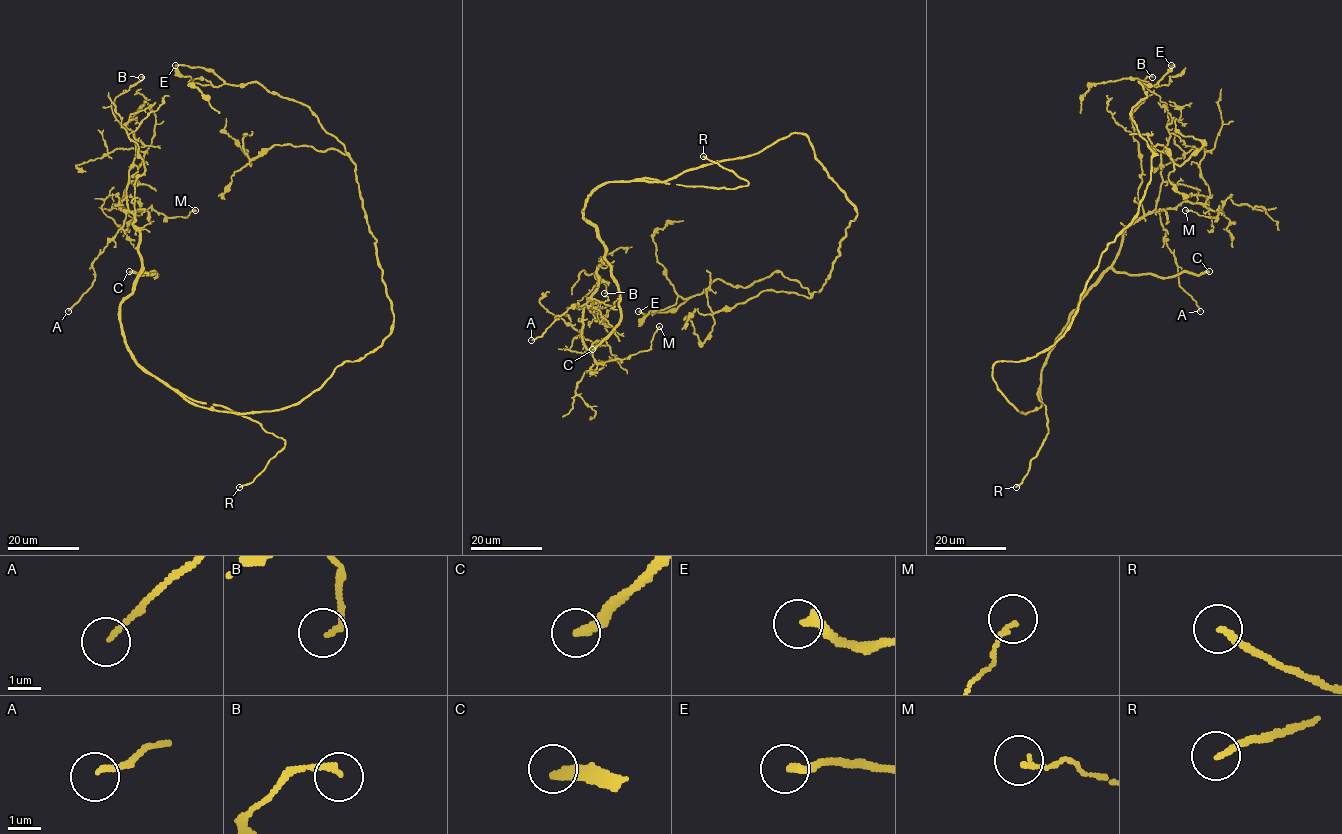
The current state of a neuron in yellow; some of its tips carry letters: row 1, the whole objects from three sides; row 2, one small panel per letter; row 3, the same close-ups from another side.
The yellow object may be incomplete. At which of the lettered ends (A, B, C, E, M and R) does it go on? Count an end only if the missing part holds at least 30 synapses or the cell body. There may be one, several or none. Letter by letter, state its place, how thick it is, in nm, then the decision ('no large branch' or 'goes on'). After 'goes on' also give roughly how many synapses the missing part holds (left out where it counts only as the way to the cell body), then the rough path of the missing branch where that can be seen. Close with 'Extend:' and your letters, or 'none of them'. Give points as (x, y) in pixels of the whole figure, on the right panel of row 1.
A: place (1200, 311); calibre 150 nm; no large branch
B: place (1152, 77); calibre 150 nm; no large branch
C: place (1209, 271); calibre 320 nm; goes on; 250 synapses
E: place (1171, 65); calibre 280 nm; no large branch
M: place (1185, 210); calibre 140 nm; no large branch
R: place (1016, 487); calibre 190 nm; goes on
Extend: C, R

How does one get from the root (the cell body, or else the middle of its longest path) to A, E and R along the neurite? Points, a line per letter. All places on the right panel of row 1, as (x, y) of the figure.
A: (998, 387), (1020, 412), (1041, 406), (1056, 337), (1122, 231), (1155, 211), (1200, 311)
E: (998, 387), (995, 363), (1065, 332), (1136, 214), (1153, 152), (1131, 110), (1139, 81), (1171, 65)
R: (998, 387), (1020, 412), (1039, 408), (1038, 395), (1045, 406), (1048, 433), (1027, 474), (1016, 487)

